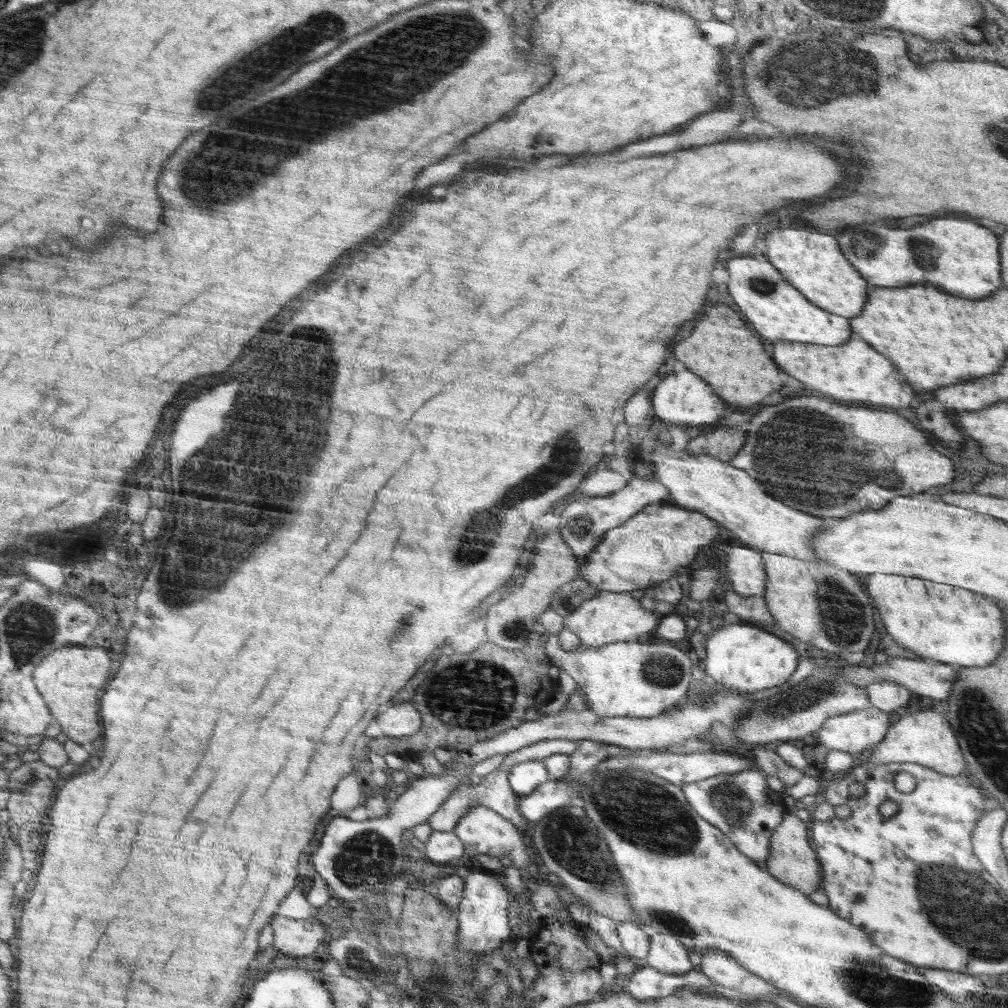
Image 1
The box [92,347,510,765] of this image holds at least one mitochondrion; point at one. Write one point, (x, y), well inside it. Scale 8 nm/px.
(396, 632)

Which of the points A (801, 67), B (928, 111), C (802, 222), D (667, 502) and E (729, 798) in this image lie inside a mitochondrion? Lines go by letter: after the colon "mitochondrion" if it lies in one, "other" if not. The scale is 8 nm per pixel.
A: mitochondrion
B: other
C: other
D: other
E: mitochondrion

